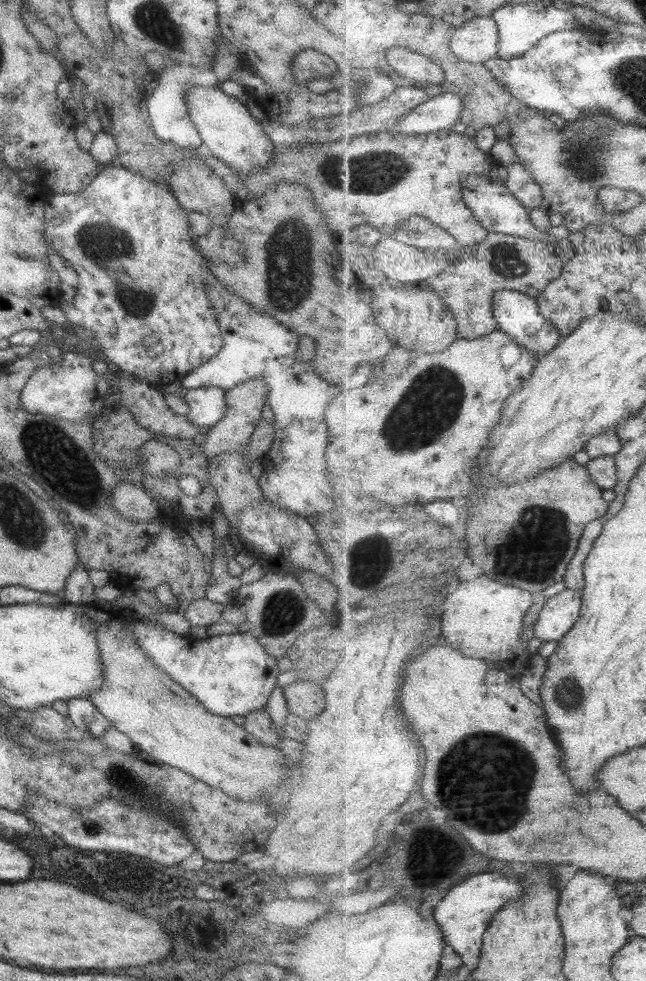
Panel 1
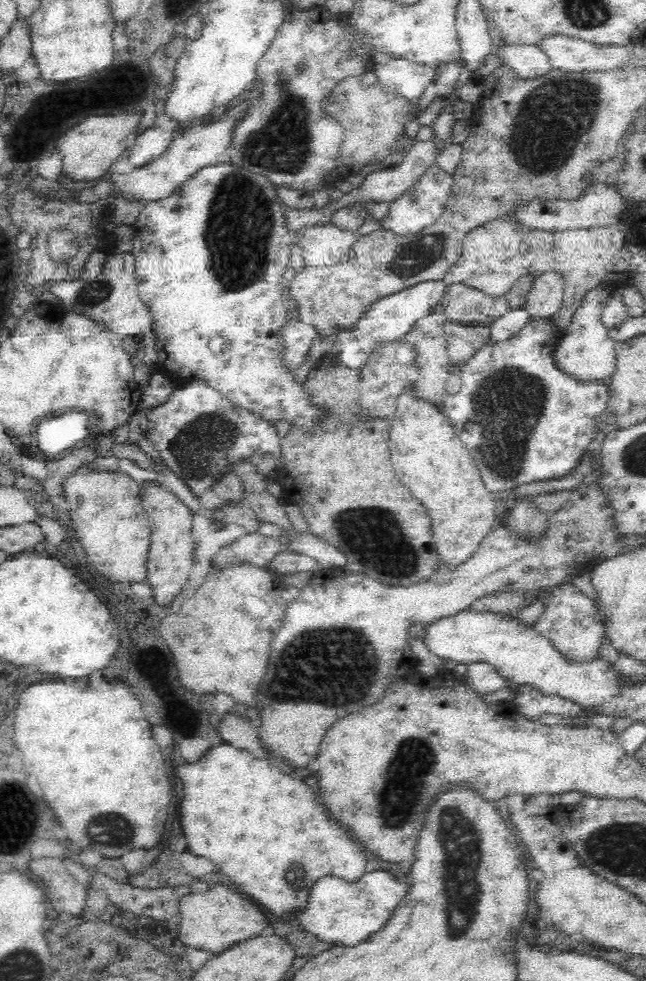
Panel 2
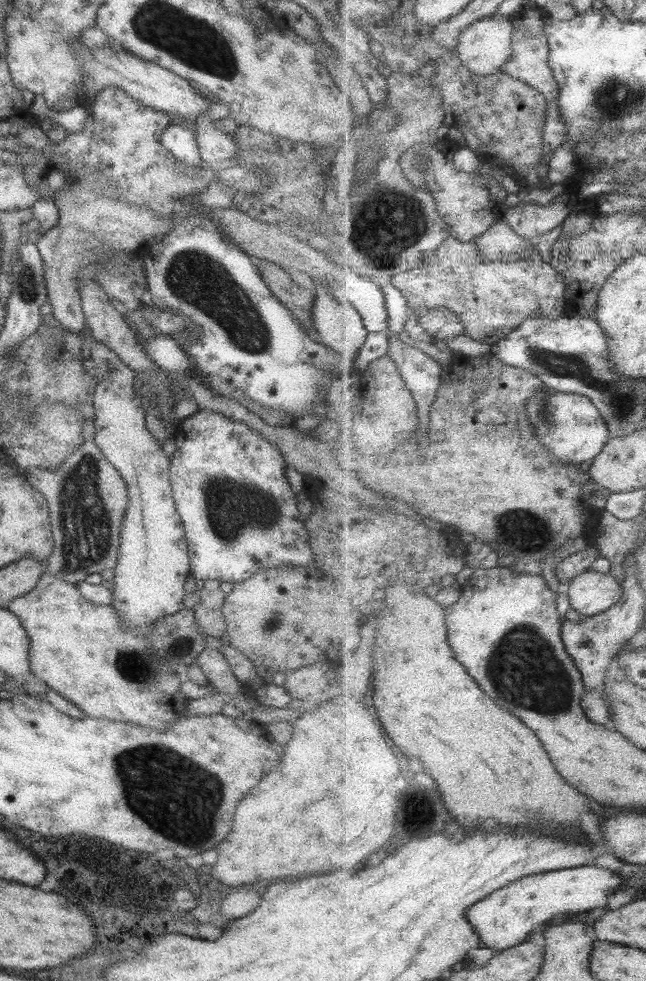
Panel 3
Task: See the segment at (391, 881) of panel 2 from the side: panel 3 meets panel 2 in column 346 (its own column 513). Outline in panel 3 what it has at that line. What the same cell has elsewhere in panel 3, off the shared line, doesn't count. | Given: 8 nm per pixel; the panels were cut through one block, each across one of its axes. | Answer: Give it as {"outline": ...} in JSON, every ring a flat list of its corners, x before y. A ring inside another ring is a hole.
{"outline":[[597,866,564,868,544,872,537,876,526,876,500,888,481,902,468,908,467,917,480,934,483,946,497,950,513,948,525,943,529,934,539,928,539,924,553,923,553,916,587,912,593,908,605,908,609,892,621,886,621,878,609,870]]}

